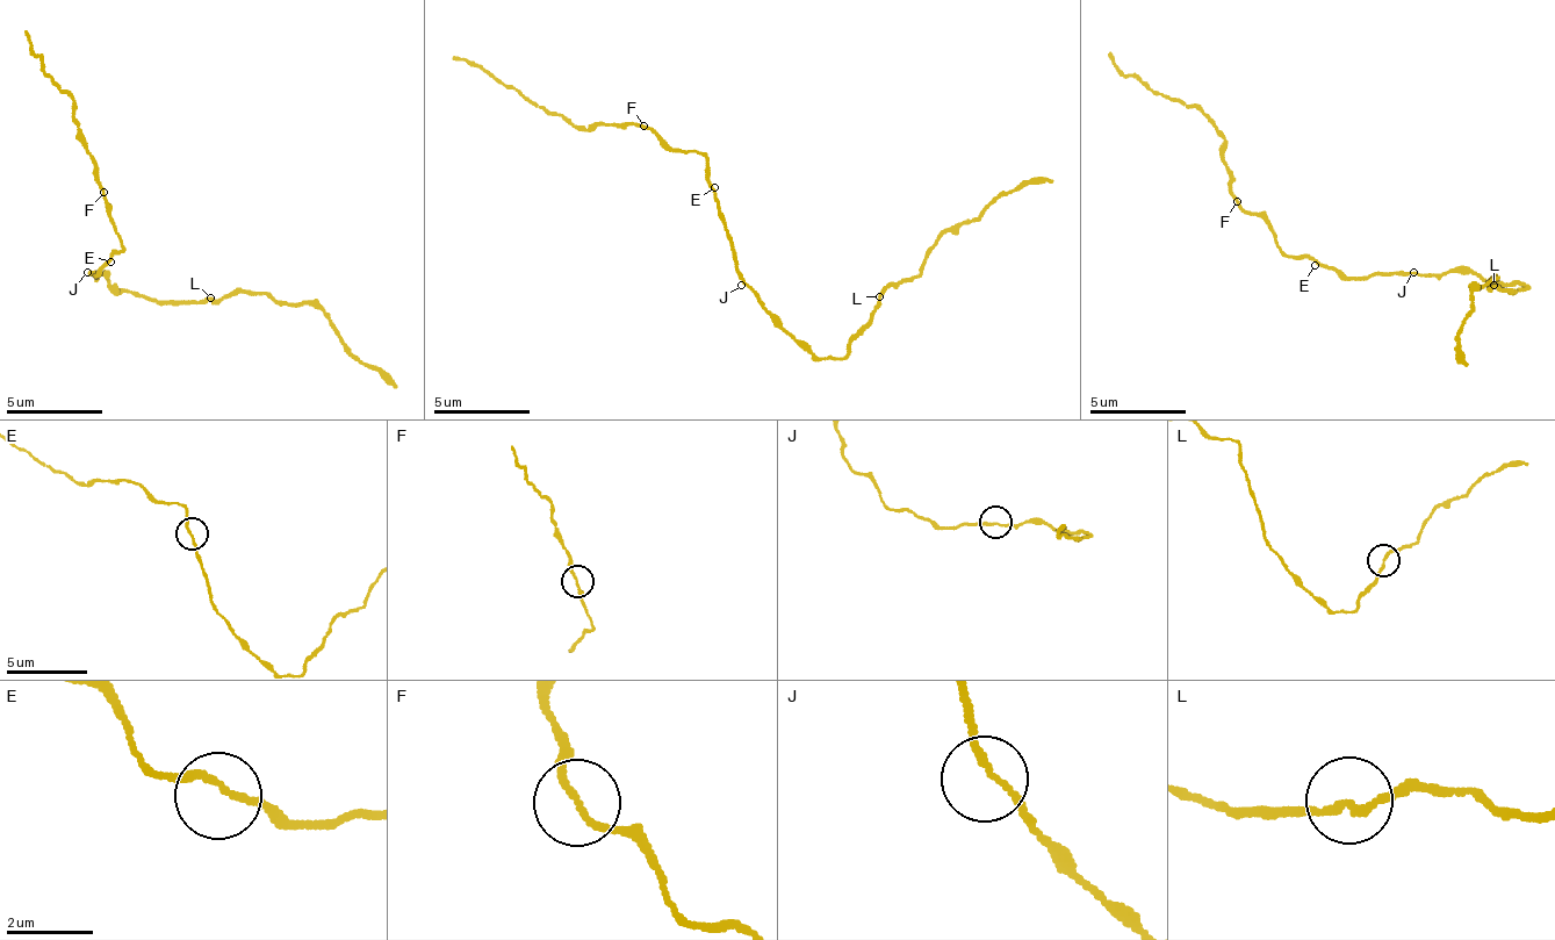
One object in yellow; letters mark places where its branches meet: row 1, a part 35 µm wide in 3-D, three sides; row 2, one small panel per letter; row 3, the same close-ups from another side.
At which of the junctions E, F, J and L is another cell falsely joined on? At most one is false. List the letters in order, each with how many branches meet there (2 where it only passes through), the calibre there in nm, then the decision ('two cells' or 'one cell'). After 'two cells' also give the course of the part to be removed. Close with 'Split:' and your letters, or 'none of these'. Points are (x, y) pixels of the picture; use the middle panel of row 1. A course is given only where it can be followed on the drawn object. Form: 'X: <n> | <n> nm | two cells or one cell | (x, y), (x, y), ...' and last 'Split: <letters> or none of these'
E: 2 | 130 nm | one cell
F: 2 | 140 nm | one cell
J: 2 | 140 nm | one cell
L: 2 | 160 nm | one cell
Split: none of these

